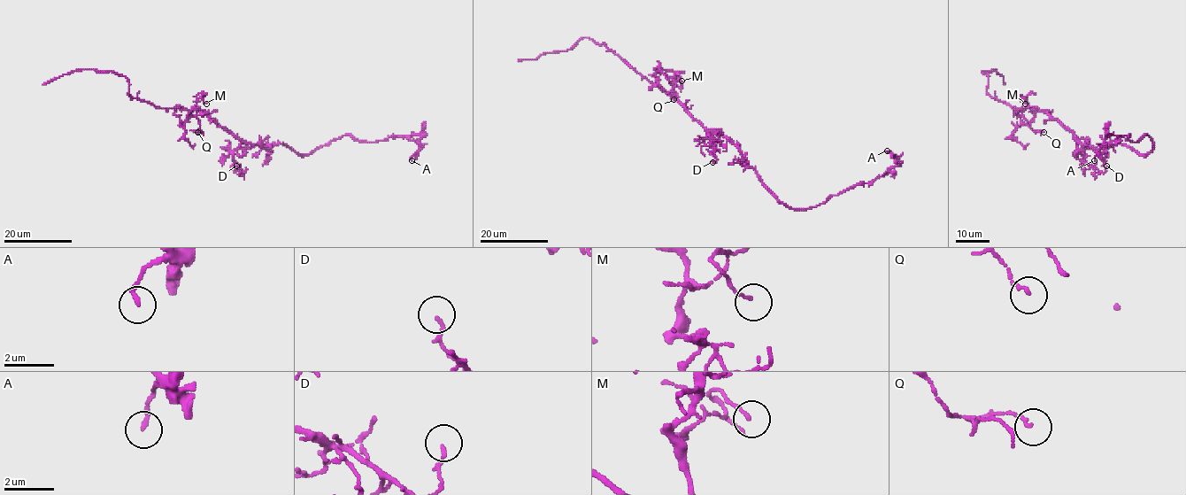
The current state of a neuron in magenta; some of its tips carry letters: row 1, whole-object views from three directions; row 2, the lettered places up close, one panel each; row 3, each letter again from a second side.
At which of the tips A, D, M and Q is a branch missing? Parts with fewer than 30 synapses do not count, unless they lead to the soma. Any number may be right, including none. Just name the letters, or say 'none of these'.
none of these

